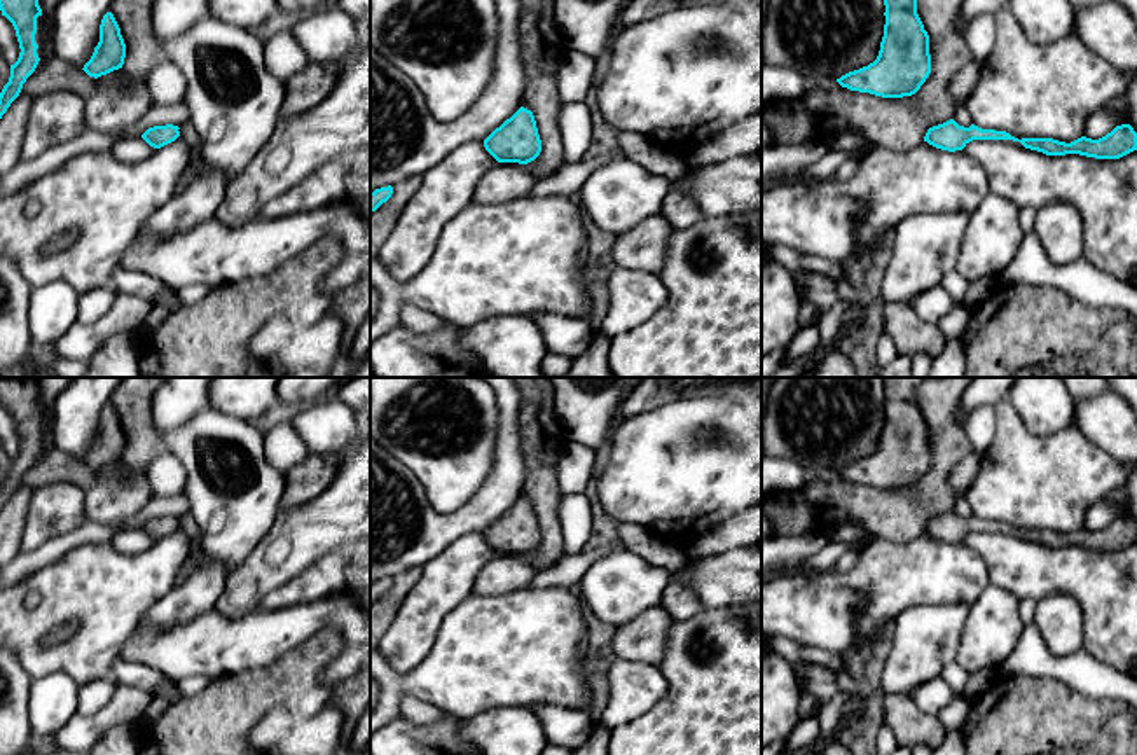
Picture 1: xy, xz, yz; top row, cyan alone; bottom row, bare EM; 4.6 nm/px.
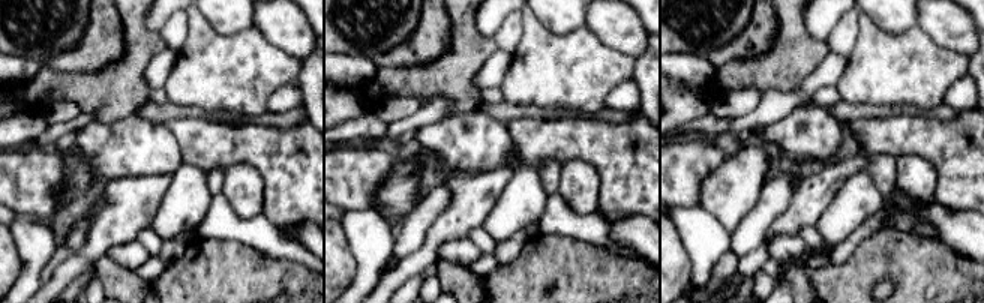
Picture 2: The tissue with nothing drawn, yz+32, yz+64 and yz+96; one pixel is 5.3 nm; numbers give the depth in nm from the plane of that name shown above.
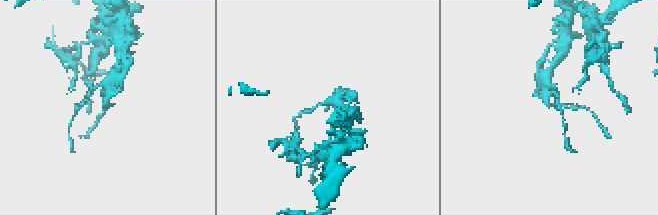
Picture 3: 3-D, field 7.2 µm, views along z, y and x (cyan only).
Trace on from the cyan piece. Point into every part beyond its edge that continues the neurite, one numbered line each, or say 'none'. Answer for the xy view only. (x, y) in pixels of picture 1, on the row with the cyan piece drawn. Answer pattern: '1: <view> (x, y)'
1: xy (41, 37)

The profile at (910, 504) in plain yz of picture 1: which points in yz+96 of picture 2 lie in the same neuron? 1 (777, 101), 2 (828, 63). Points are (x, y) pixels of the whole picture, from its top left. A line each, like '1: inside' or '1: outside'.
1: outside
2: outside

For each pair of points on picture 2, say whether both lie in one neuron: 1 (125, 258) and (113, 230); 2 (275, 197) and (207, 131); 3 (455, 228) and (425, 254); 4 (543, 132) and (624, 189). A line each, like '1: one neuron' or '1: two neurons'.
1: two neurons
2: one neuron
3: one neuron
4: one neuron

